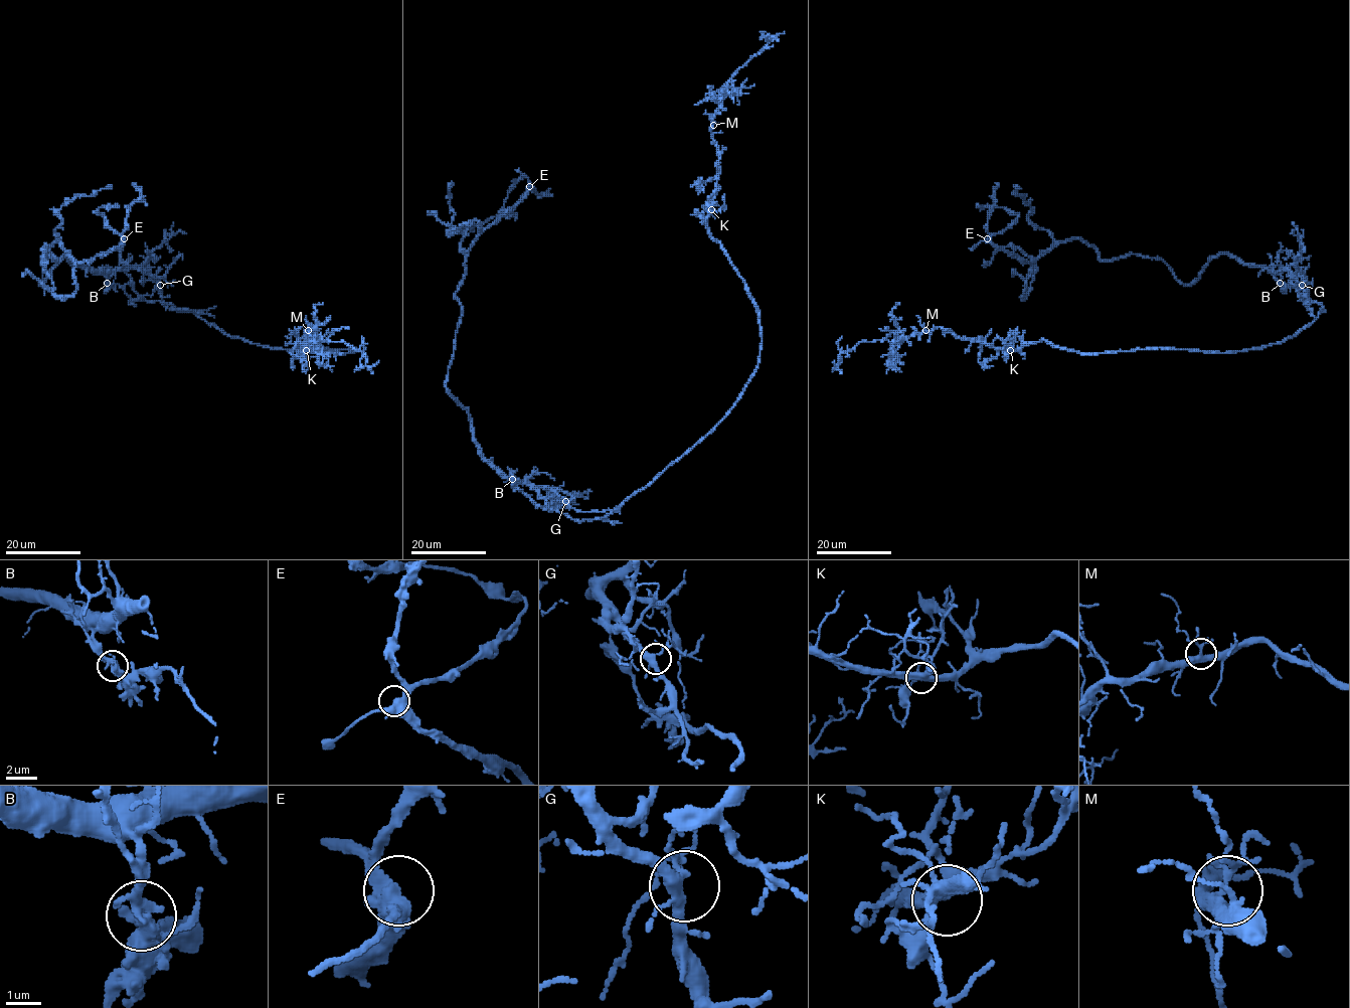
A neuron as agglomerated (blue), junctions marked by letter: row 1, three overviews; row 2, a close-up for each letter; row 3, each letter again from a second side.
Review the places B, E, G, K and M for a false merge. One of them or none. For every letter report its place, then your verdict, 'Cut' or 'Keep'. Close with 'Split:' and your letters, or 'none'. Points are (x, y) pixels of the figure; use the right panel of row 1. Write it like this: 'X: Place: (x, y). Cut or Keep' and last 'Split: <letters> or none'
B: Place: (1280, 283). Cut
E: Place: (987, 238). Keep
G: Place: (1302, 285). Keep
K: Place: (1010, 350). Keep
M: Place: (925, 330). Keep
Split: B

